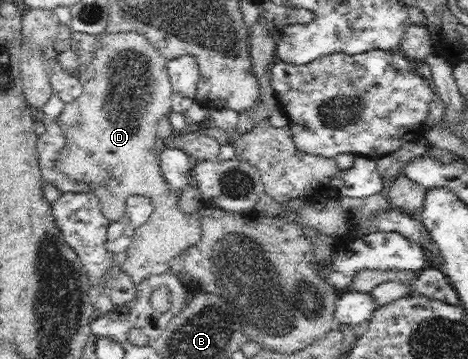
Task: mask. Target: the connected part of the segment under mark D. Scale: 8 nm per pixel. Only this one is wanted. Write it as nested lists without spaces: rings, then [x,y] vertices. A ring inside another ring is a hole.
[[[104,32],[101,35],[99,44],[89,64],[78,73],[78,79],[83,88],[80,97],[77,97],[70,104],[64,104],[63,111],[56,121],[62,128],[65,135],[65,144],[60,149],[58,155],[58,170],[68,176],[74,182],[82,182],[88,185],[96,198],[100,201],[103,215],[111,222],[116,223],[124,217],[125,204],[130,196],[140,195],[152,199],[154,205],[154,233],[144,233],[142,235],[136,231],[136,241],[140,243],[144,237],[146,245],[132,243],[127,249],[127,259],[122,265],[122,269],[131,277],[134,285],[137,286],[137,295],[144,282],[155,279],[169,271],[169,261],[179,256],[184,250],[200,242],[202,236],[202,223],[200,209],[194,213],[186,213],[180,210],[179,193],[173,193],[166,184],[160,166],[160,154],[154,150],[156,143],[156,128],[159,121],[172,109],[171,93],[172,84],[168,77],[166,59],[152,44],[148,37],[138,32]],[[166,217],[166,245],[160,245],[160,235],[158,225],[164,223]],[[136,251],[148,251],[148,253],[158,253],[152,259],[160,259],[160,265],[140,265],[138,259],[134,259]]]

